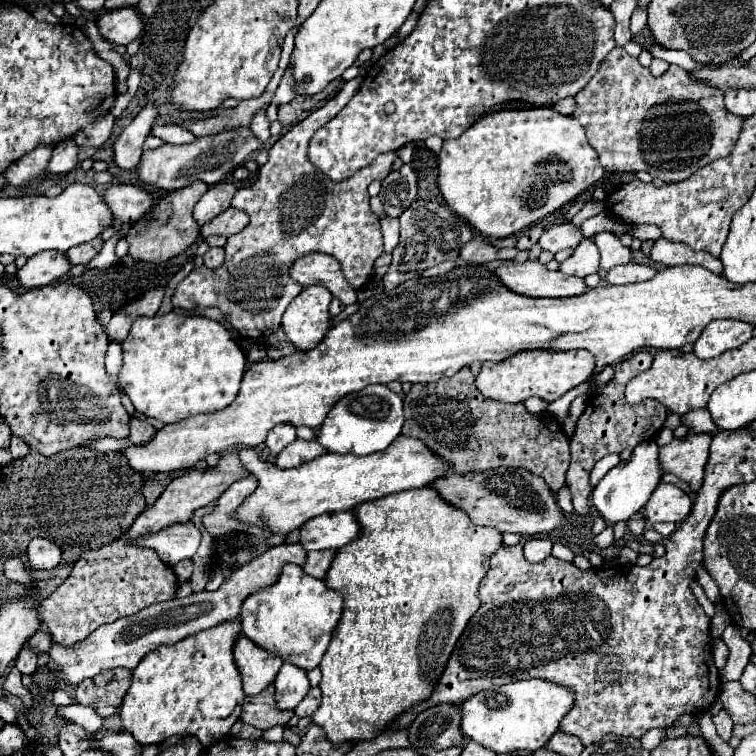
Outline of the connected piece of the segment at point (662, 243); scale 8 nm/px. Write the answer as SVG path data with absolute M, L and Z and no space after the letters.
M658 238L654 242L650 258L658 264L664 266L682 266L682 264L694 264L694 266L704 266L706 270L714 274L722 274L722 262L708 252L694 252L692 248L686 248L680 242L670 242L664 238Z

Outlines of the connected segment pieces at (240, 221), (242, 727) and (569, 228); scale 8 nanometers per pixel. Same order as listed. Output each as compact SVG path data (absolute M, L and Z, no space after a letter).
M228 208L226 212L222 212L220 216L216 216L212 222L204 224L200 234L202 238L208 238L212 234L222 234L222 236L232 236L236 232L240 232L244 226L248 224L248 214Z
M236 722L234 726L232 726L230 734L238 736L238 738L252 738L252 740L260 740L262 739L264 732L262 732L262 730L258 730L258 728L254 728L254 726L246 726L246 724L242 724L242 722Z
M562 222L562 224L556 224L548 230L542 232L540 240L538 240L538 246L542 250L548 250L552 254L564 250L564 248L576 248L578 242L582 238L582 232L580 228L572 226L570 222Z

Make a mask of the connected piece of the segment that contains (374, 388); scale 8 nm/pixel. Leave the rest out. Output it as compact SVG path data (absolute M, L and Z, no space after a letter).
M372 384L332 404L328 416L318 428L316 440L326 452L366 456L388 448L400 434L402 422L402 398L384 384Z

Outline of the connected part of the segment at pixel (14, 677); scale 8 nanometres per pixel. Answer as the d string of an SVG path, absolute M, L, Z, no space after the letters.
M12 666L10 672L8 672L6 678L4 678L4 688L6 688L10 694L18 696L18 698L24 702L26 708L30 708L30 706L32 706L32 696L30 696L30 690L22 686L22 680L20 680L20 678L22 678L20 670Z

